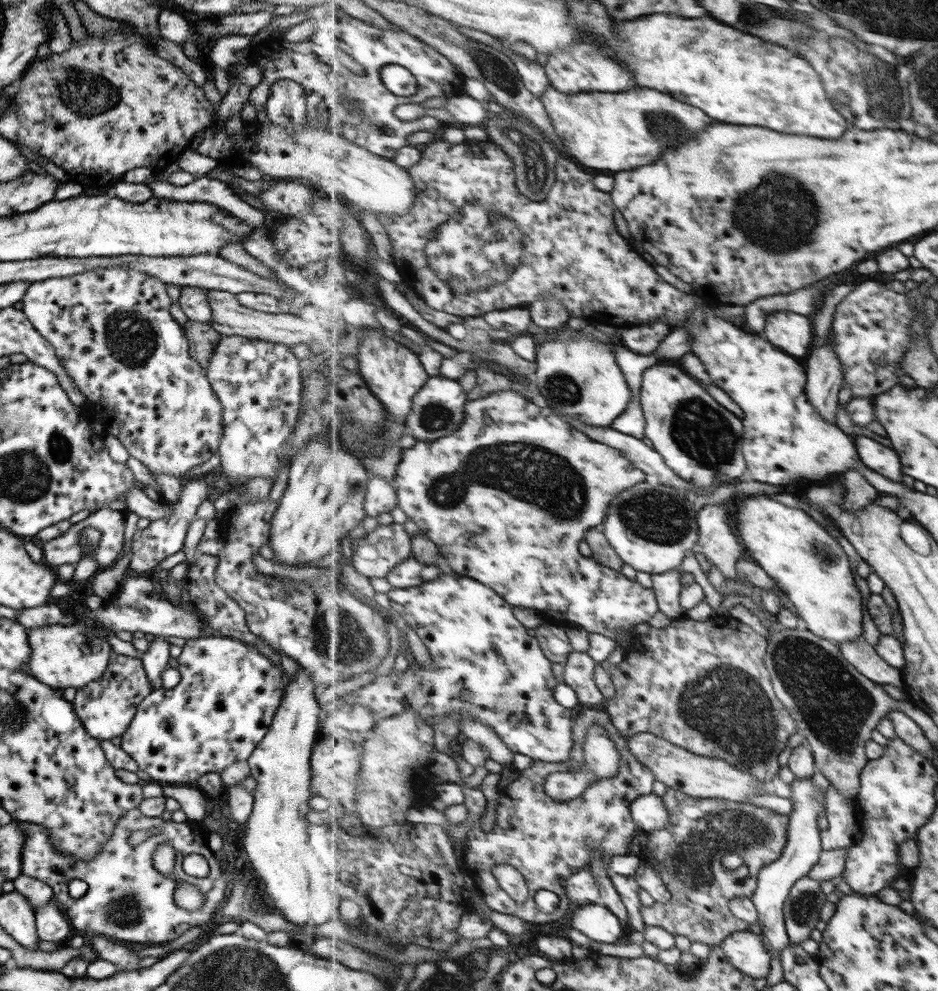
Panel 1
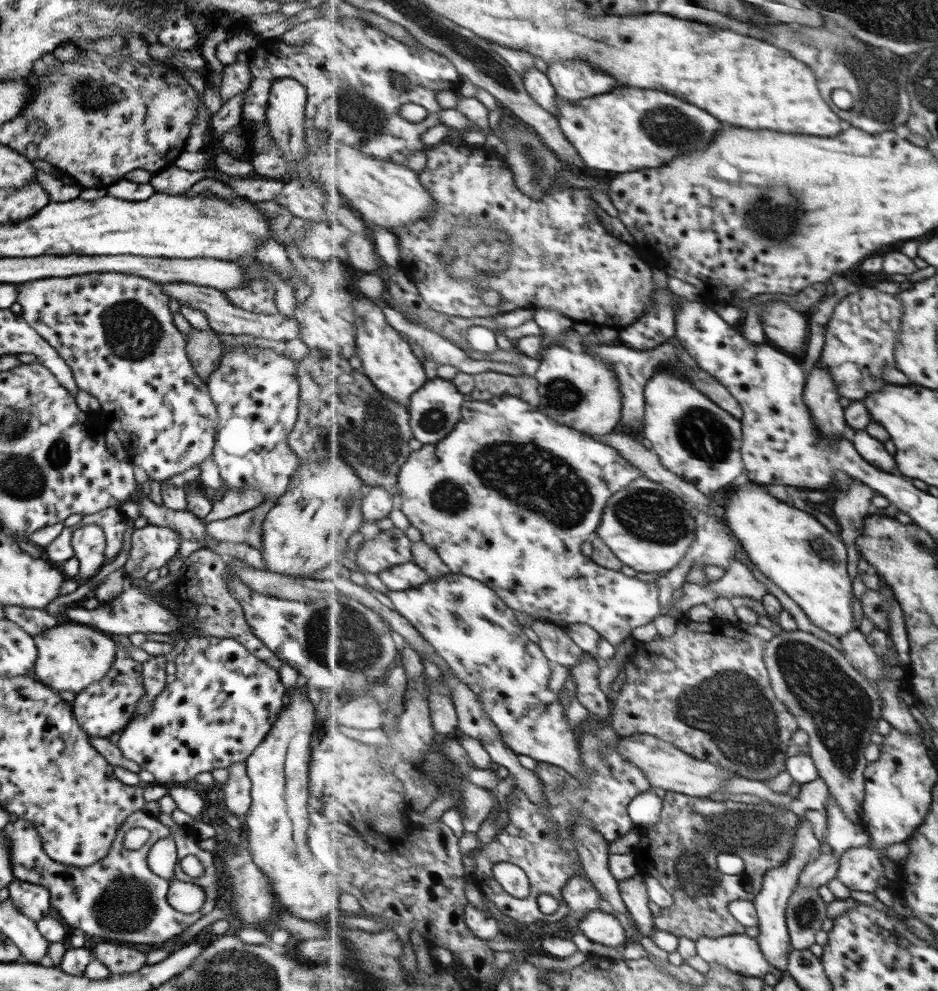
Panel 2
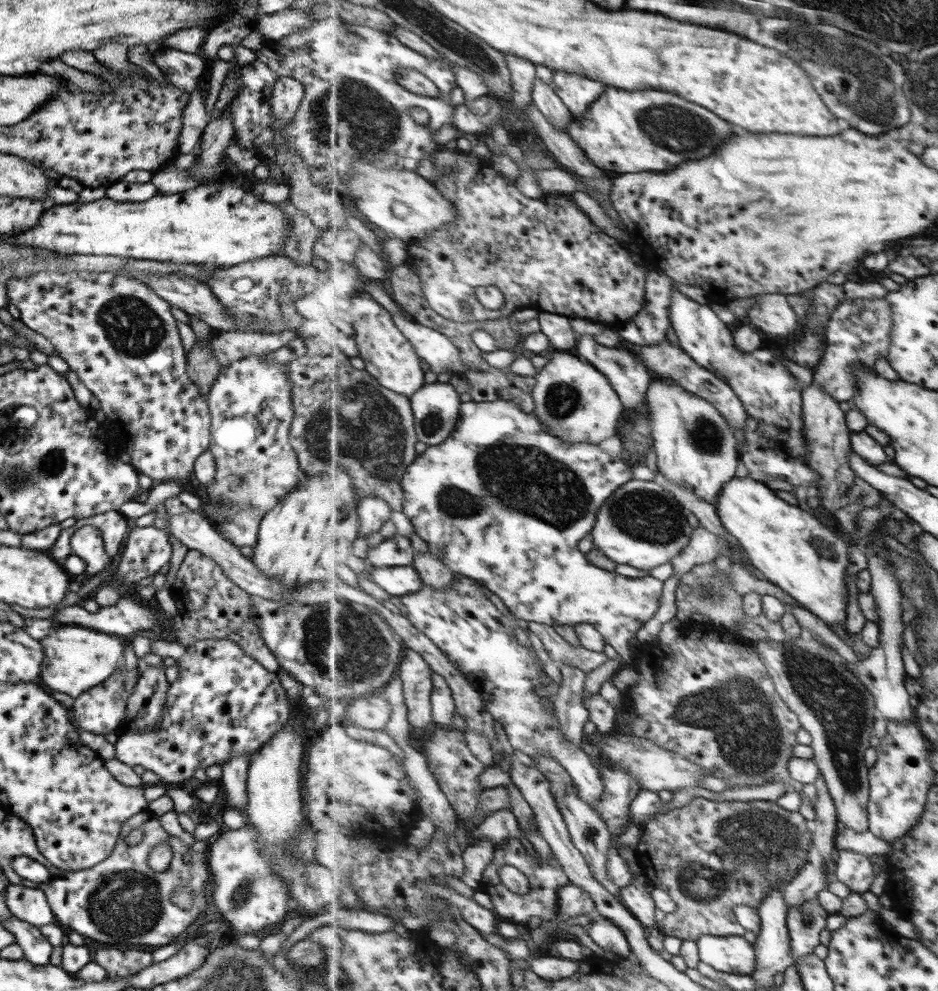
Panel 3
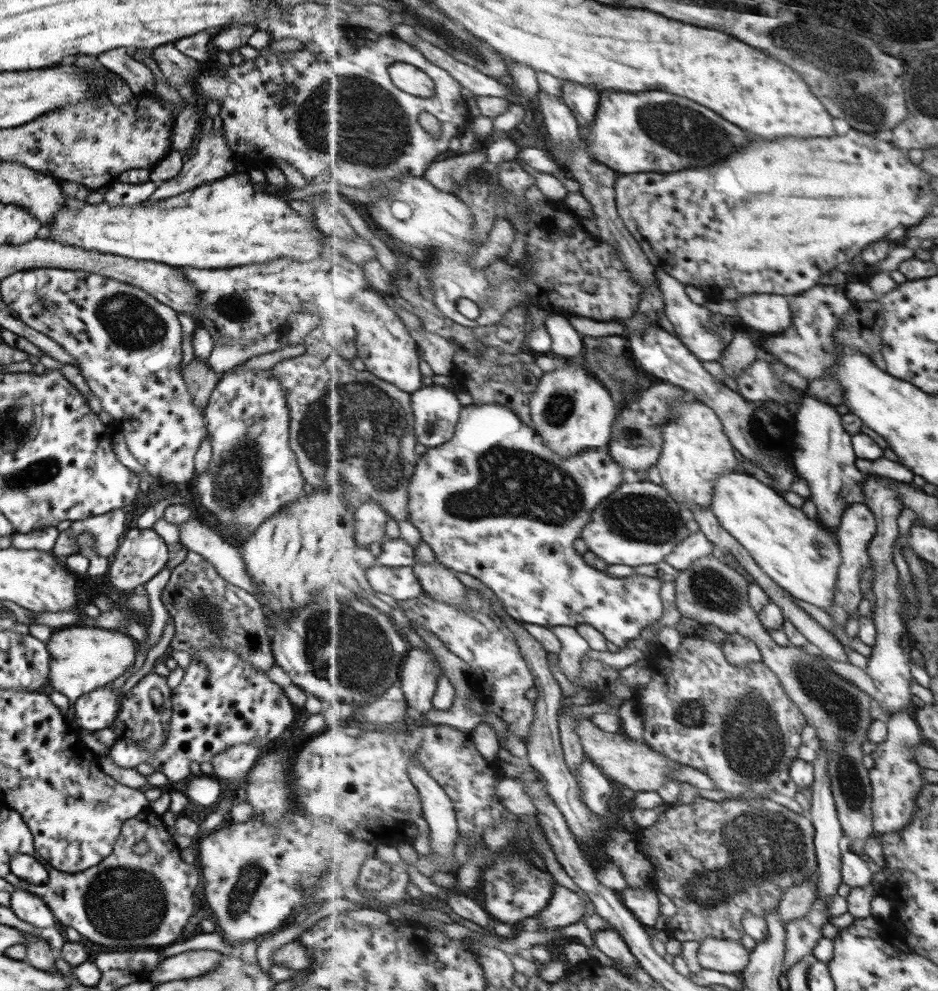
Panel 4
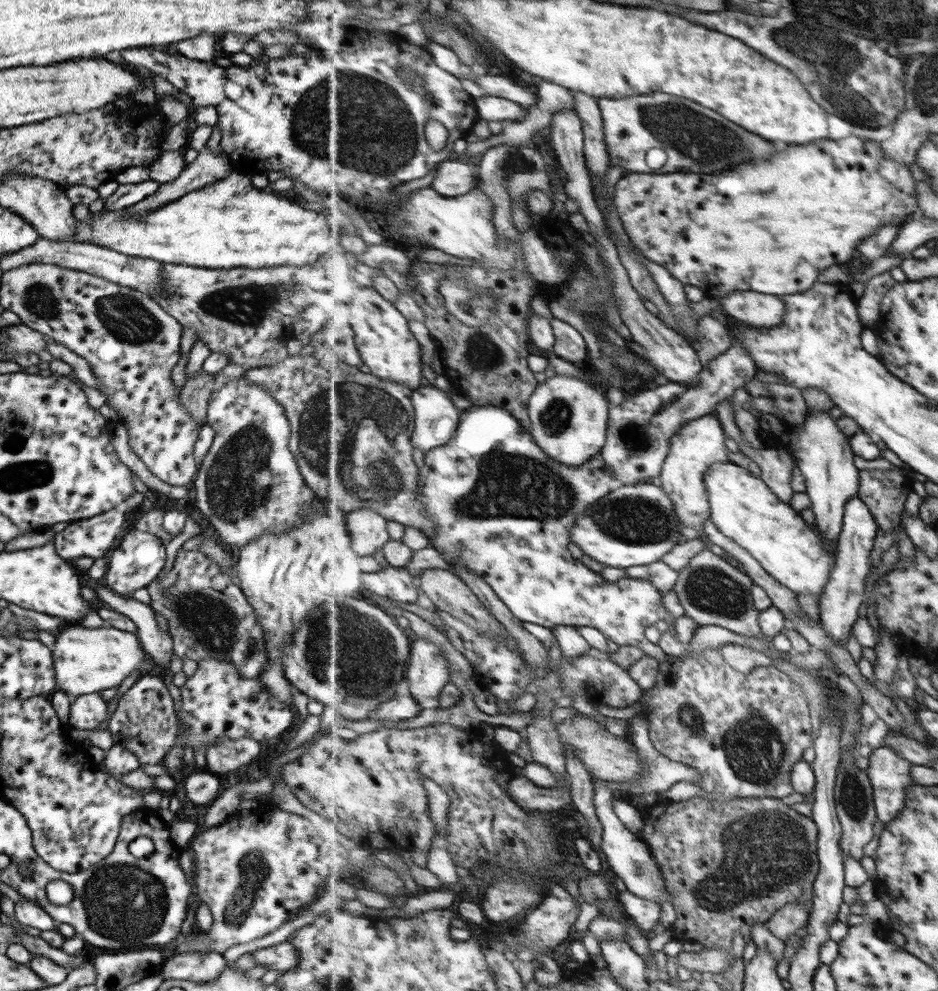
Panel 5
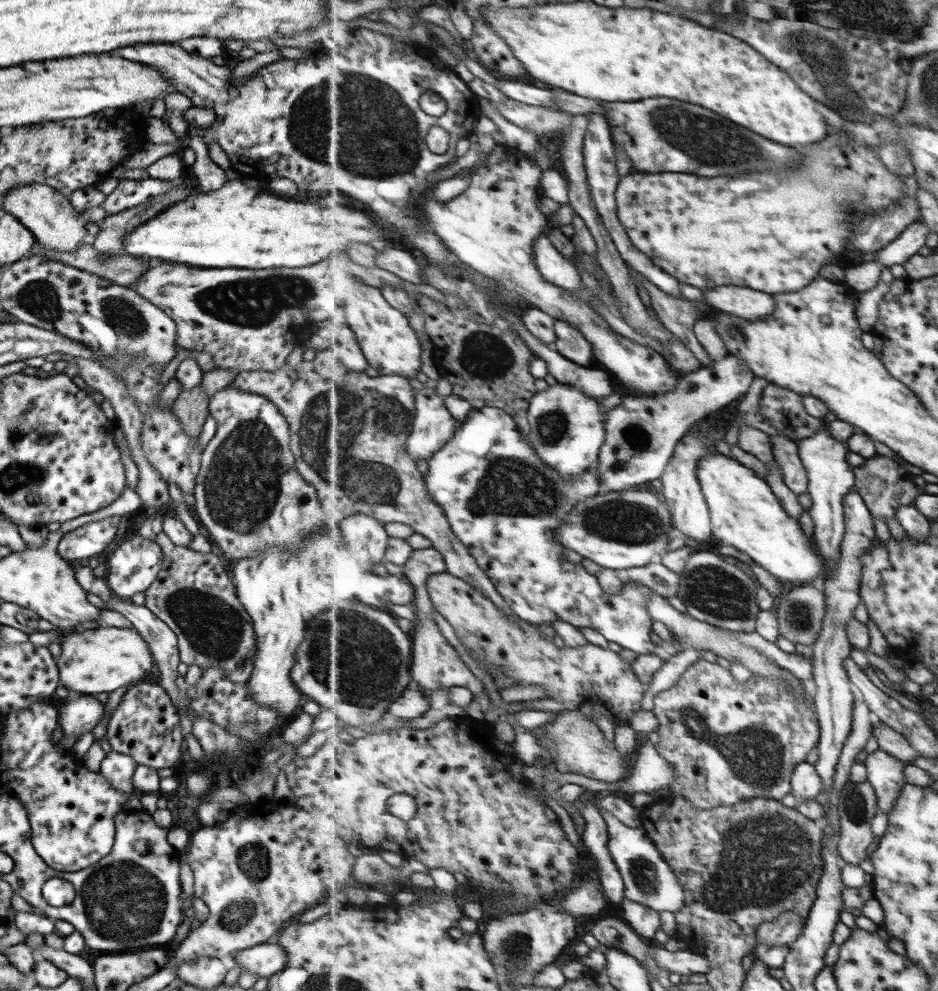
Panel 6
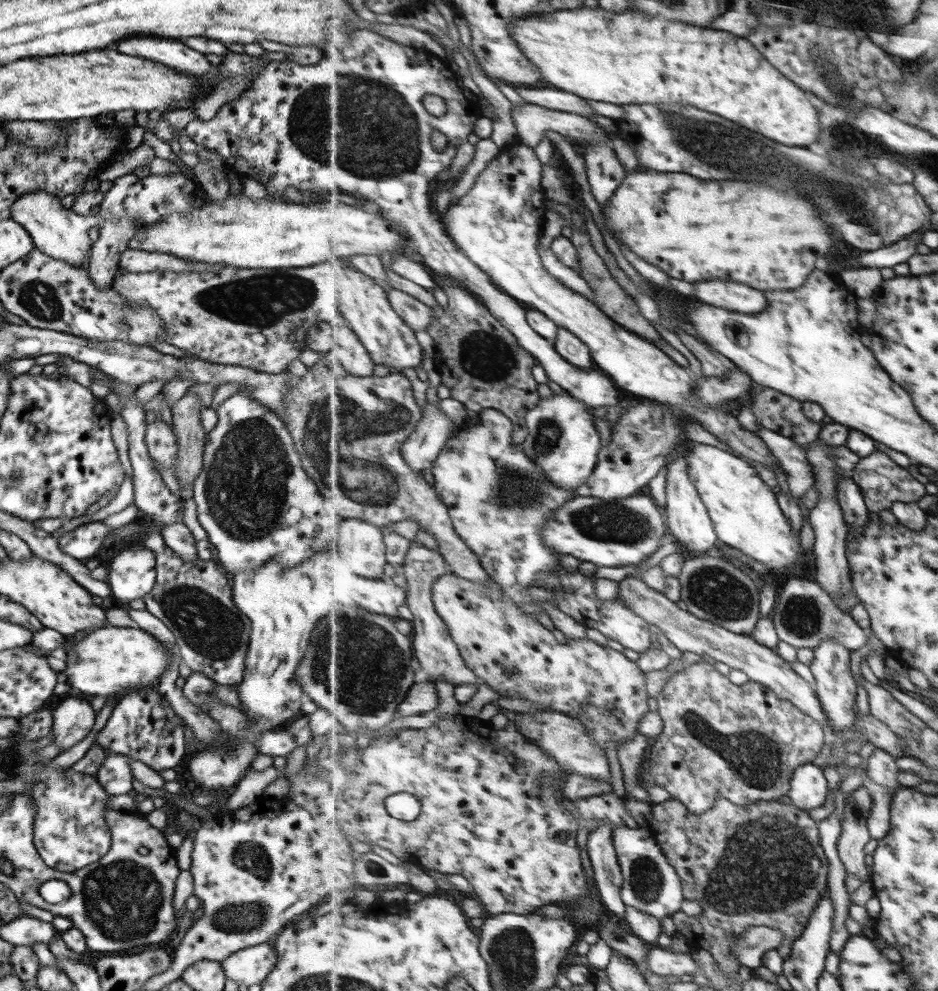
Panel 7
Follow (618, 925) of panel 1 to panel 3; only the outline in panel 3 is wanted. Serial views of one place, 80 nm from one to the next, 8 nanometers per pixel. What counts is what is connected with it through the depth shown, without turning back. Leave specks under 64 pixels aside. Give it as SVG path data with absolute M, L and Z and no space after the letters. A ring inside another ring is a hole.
M594 915L587 931L592 940L607 952L613 952L620 959L630 958L630 944L625 933L608 918Z

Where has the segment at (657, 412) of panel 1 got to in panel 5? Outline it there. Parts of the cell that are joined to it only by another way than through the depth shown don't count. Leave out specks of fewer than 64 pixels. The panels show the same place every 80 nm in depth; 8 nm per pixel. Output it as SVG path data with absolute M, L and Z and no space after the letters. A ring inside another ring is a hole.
M716 414L705 415L683 425L673 436L669 456L664 461L659 477L663 491L672 498L674 509L682 524L703 534L706 522L712 516L705 476L709 474L708 470L712 464L730 461L725 446L725 432Z

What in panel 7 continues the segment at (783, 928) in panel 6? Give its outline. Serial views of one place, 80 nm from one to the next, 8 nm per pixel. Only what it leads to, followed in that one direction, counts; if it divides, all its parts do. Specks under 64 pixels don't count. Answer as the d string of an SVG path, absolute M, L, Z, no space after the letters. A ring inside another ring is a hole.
M768 926L749 927L741 936L740 941L733 945L733 952L739 963L750 970L762 967L762 959L767 952L778 949L784 934L776 928Z

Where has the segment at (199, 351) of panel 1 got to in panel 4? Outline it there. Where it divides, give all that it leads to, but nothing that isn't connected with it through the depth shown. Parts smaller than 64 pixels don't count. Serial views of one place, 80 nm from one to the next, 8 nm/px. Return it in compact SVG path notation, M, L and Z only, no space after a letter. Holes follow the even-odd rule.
M193 358L181 372L181 377L191 394L191 403L203 412L211 391L217 385L219 374L207 367L207 360L199 361L199 358Z

